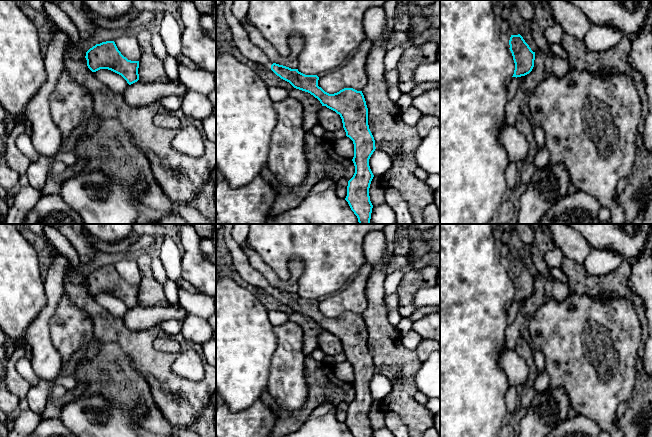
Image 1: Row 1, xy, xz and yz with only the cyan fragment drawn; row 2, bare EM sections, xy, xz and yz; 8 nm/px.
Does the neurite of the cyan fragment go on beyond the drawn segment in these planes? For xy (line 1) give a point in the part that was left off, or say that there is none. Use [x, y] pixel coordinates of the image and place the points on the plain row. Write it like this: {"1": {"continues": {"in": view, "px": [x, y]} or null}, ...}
{"1": {"continues": null}}

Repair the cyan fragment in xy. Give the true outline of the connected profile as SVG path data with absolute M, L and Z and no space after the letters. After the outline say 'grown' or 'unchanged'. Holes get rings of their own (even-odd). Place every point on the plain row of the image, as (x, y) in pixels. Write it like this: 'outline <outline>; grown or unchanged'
outline M114 265L96 268L86 276L87 290L92 296L108 293L121 299L129 309L139 304L139 285L131 285L118 274Z; unchanged

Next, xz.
outline M222 224L224 239L231 255L232 265L240 277L247 283L272 294L281 303L289 306L294 312L305 315L317 322L322 330L340 339L346 360L354 368L355 397L348 405L348 426L354 437L372 437L369 412L374 401L369 383L375 375L375 364L368 349L368 332L362 315L344 312L337 317L329 318L318 310L317 299L305 299L298 293L273 287L268 280L254 269L240 245L232 236L234 224Z; grown

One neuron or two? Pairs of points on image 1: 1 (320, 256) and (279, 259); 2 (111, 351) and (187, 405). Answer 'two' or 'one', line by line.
1: one
2: two

